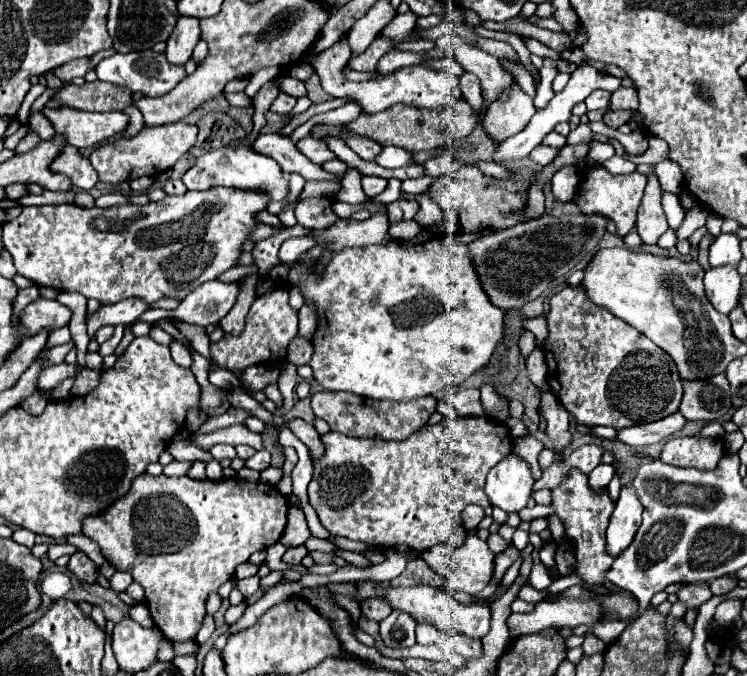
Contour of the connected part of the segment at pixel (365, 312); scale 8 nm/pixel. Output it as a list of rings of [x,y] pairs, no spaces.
[[[461,166],[457,172],[437,178],[429,186],[429,192],[431,192],[429,196],[437,204],[441,204],[441,208],[445,210],[445,220],[439,226],[435,226],[435,228],[423,228],[423,232],[419,236],[415,236],[413,240],[407,240],[407,242],[395,240],[393,244],[387,244],[387,246],[345,248],[343,252],[333,256],[333,260],[327,264],[323,278],[317,278],[317,262],[311,260],[307,254],[301,254],[301,258],[297,260],[297,262],[307,262],[315,270],[307,282],[301,282],[301,290],[303,290],[307,302],[315,302],[317,304],[319,326],[317,326],[317,332],[313,336],[315,354],[313,354],[309,366],[313,368],[313,378],[325,390],[331,390],[331,392],[345,390],[345,392],[353,392],[357,396],[365,396],[365,398],[373,398],[373,400],[393,400],[393,402],[405,402],[405,400],[415,400],[415,398],[421,398],[421,396],[431,396],[431,394],[447,390],[449,386],[463,384],[475,370],[479,370],[481,366],[485,366],[489,362],[489,358],[493,356],[497,344],[501,342],[501,338],[503,338],[503,312],[499,308],[495,308],[493,304],[489,304],[489,298],[485,296],[485,292],[483,292],[483,288],[481,288],[481,284],[477,280],[477,274],[475,274],[475,270],[471,266],[471,260],[467,256],[465,244],[471,242],[471,240],[477,240],[479,236],[489,234],[493,230],[515,226],[519,220],[515,216],[505,216],[505,214],[509,214],[513,210],[523,210],[523,206],[527,202],[521,196],[509,194],[509,192],[503,192],[499,188],[491,188],[489,184],[485,184],[483,174],[475,166]]]

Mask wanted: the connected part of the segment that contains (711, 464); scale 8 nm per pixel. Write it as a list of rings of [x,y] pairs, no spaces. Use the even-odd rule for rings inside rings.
[[[673,438],[661,450],[661,462],[681,466],[681,468],[697,468],[711,470],[717,466],[723,456],[723,440],[721,438]]]

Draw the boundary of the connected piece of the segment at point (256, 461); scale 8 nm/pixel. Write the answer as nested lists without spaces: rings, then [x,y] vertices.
[[[262,449],[245,461],[245,467],[261,472],[270,466],[270,462],[271,454],[266,449]]]

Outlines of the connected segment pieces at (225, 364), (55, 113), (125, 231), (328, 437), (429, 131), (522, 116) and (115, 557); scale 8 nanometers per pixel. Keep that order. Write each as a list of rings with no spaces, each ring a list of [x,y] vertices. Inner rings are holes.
[[[275,282],[275,288],[271,288],[267,294],[261,294],[255,298],[253,306],[247,312],[245,328],[241,334],[223,334],[219,342],[211,344],[211,360],[221,370],[229,372],[243,372],[249,366],[257,366],[263,362],[279,362],[287,356],[287,348],[291,340],[297,336],[297,324],[299,324],[299,310],[291,308],[289,304],[289,286]]]
[[[43,108],[45,118],[57,132],[65,132],[67,144],[75,148],[97,146],[107,138],[117,136],[129,124],[123,112],[83,112],[75,108]]]
[[[237,188],[187,192],[185,196],[167,196],[161,202],[151,202],[145,206],[25,206],[17,218],[3,224],[3,244],[15,260],[17,274],[29,278],[37,286],[55,288],[57,292],[75,290],[85,298],[95,298],[99,302],[119,302],[133,296],[143,298],[145,302],[155,302],[157,298],[169,296],[183,300],[199,284],[215,280],[221,272],[235,266],[239,248],[255,224],[255,214],[265,210],[265,206],[267,200],[263,194]]]
[[[485,416],[445,418],[439,424],[423,426],[403,442],[351,438],[333,430],[321,434],[321,442],[325,452],[313,458],[313,480],[309,482],[309,502],[319,514],[321,524],[331,534],[359,540],[367,546],[393,548],[405,544],[411,550],[427,550],[455,535],[462,536],[462,544],[467,534],[461,525],[463,508],[467,504],[487,506],[485,476],[513,450],[509,428]]]
[[[459,100],[443,110],[431,110],[431,112],[405,106],[405,104],[395,104],[393,108],[373,116],[361,114],[357,120],[349,122],[347,128],[361,136],[369,136],[379,144],[393,144],[409,152],[417,152],[417,150],[433,150],[445,144],[461,142],[465,136],[473,132],[475,122],[477,122],[477,116],[473,114],[473,108],[465,100]]]
[[[515,80],[513,86],[509,86],[509,92],[505,92],[505,96],[499,96],[487,106],[483,120],[485,132],[495,142],[511,138],[517,132],[521,132],[525,124],[529,124],[533,112],[533,98],[527,92],[523,92],[519,82]]]
[[[141,474],[133,480],[131,490],[105,508],[101,514],[87,516],[83,520],[83,534],[99,544],[103,556],[117,570],[131,572],[133,580],[145,590],[147,608],[155,626],[165,634],[167,640],[181,642],[193,640],[205,618],[205,602],[211,592],[217,592],[235,568],[247,562],[253,552],[265,550],[279,542],[287,524],[287,498],[273,486],[263,482],[247,482],[241,478],[221,480],[193,480],[189,476],[149,476]],[[143,518],[159,518],[147,530],[143,530]]]

